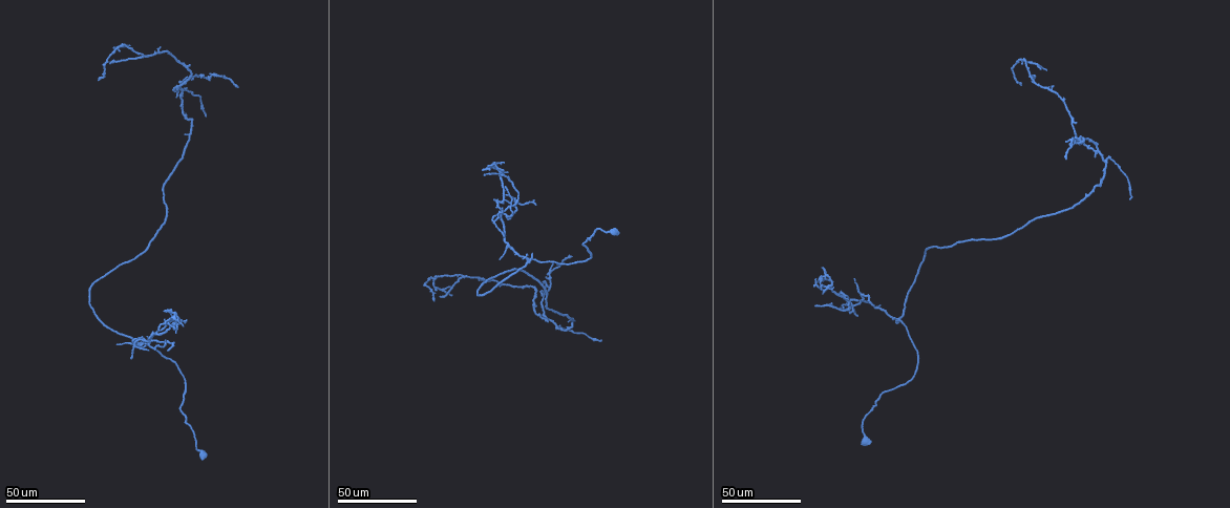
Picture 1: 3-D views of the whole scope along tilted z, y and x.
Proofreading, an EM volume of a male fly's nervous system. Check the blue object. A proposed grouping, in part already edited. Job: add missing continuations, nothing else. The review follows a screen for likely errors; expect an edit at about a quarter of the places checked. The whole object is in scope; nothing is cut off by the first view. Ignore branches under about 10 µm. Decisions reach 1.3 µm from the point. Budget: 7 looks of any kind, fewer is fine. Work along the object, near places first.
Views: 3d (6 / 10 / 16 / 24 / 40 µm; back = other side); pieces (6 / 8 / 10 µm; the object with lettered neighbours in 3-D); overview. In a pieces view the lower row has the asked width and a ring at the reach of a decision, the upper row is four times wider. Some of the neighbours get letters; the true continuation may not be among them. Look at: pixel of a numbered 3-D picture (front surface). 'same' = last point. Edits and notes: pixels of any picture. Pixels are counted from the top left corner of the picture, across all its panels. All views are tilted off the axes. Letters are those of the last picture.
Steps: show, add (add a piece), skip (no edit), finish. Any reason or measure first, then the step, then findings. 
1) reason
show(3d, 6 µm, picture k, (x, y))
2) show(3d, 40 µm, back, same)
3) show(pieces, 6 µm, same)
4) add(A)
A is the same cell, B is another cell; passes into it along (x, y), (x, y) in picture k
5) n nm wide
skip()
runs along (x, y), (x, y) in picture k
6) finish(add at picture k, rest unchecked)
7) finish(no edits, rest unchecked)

end of a long branch
show(3d, 24 µm, picture 1, (502, 173))

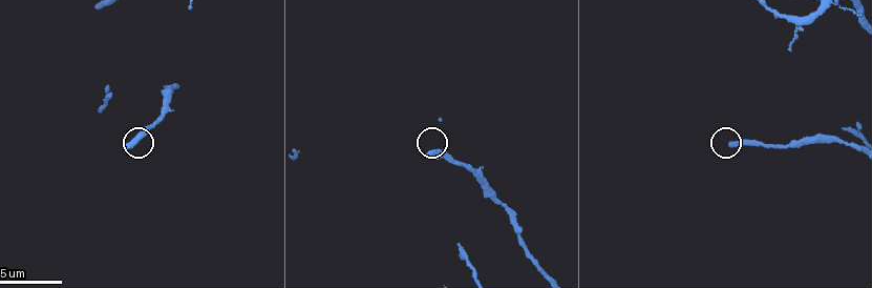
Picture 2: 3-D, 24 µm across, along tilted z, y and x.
show(pieces, 8 µm, picture 2, (732, 143))

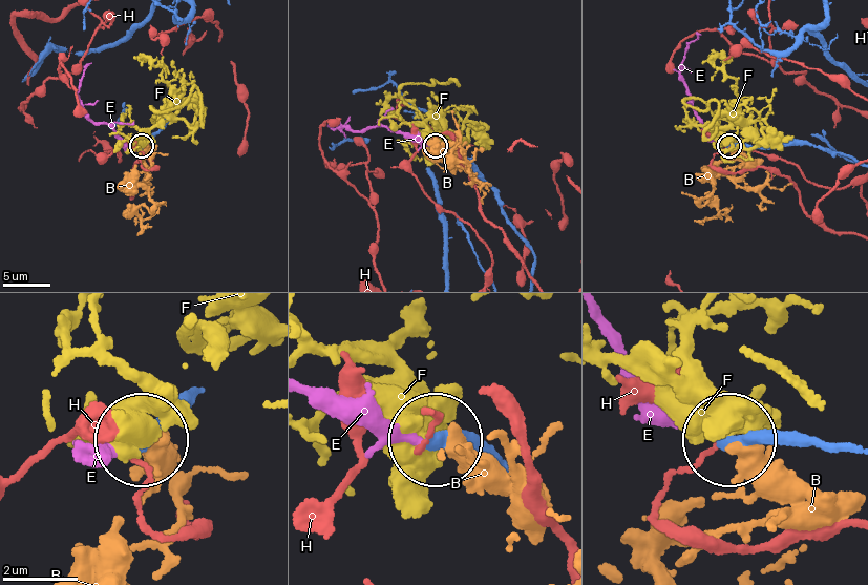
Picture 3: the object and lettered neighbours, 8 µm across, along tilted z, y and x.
add(E)
E is the same cell, B, F and H are other cells; passes into it along (186, 396), (127, 447), (89, 445) in picture 3; it goes on there

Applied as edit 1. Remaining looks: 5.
show(overview)

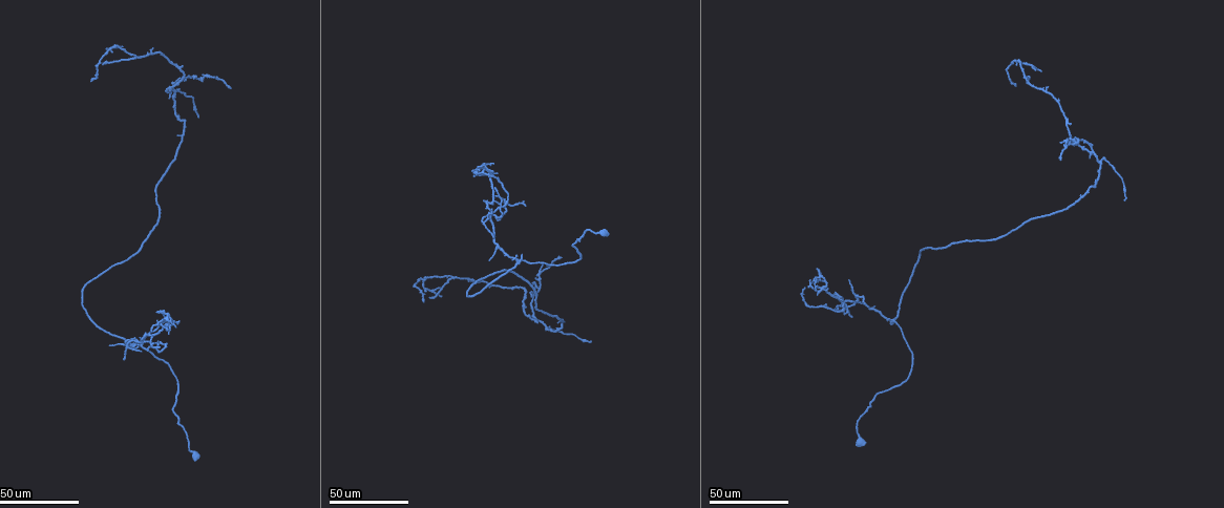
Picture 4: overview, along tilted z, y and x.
branch stops here
show(3d, 40 µm, picture 4, (1083, 147))

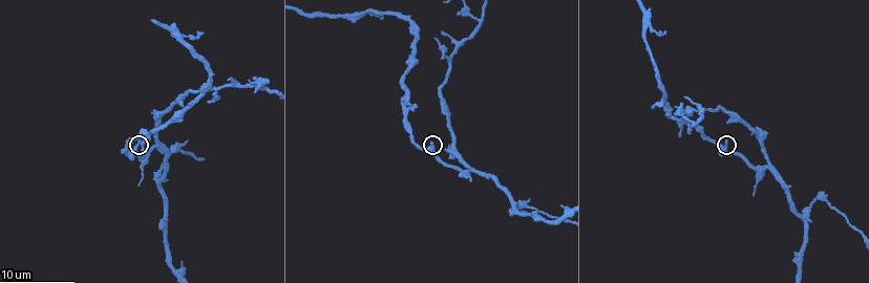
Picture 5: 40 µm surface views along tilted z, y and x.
show(pieces, 10 µm, picture 5, (727, 140))

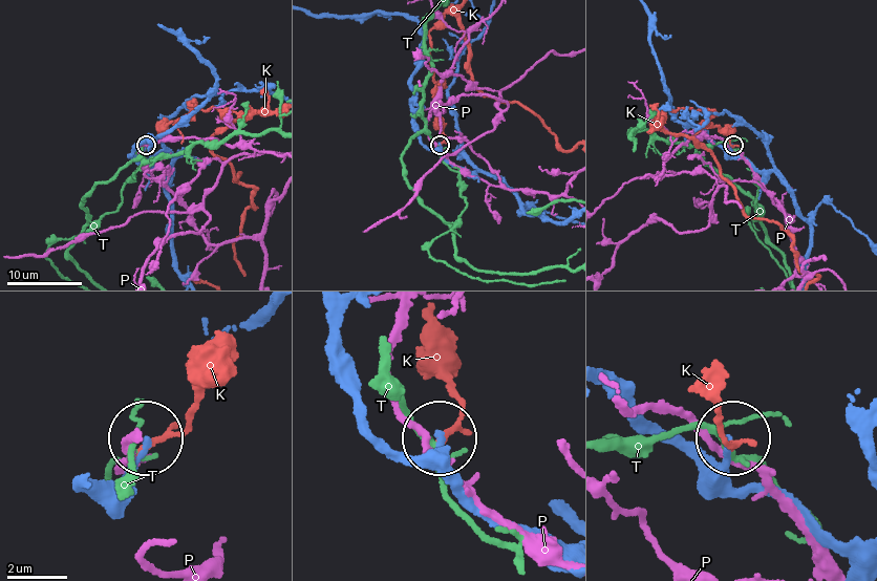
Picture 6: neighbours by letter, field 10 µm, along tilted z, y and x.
skip()
K, P and T are other cells; runs along (858, 538), (740, 488), (731, 437) in picture 6; no lettered piece goes on from it

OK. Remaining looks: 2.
show(3d, 24 µm, picture 4, (103, 63))

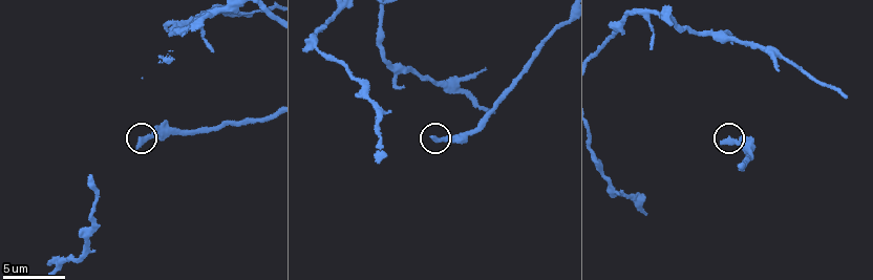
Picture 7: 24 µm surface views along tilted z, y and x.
see the neighbours
show(pieces, 8 µm, picture 7, (722, 142))

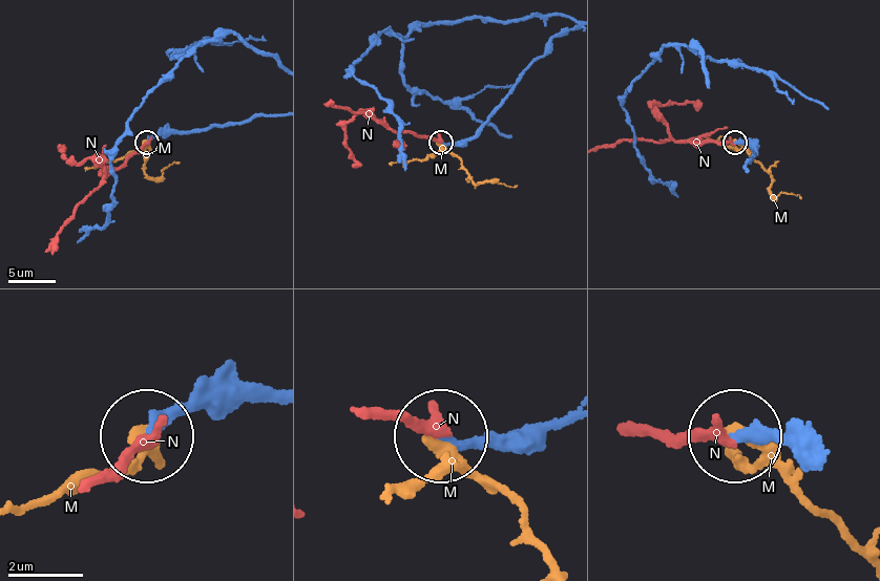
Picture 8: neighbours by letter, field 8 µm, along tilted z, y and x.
add(N)
N is the same cell, M is another cell; passes into it along (793, 448), (765, 430), (733, 440), (643, 426) in picture 8; the neuron continues

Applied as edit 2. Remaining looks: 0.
finish(add at picture 3, add at picture 8, rest unchecked)

